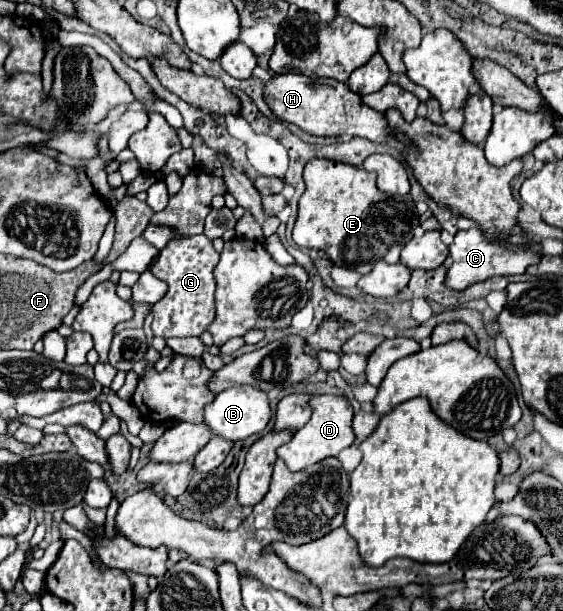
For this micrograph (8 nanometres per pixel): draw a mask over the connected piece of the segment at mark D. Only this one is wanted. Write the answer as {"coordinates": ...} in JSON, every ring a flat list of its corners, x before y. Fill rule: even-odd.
{"coordinates":[[329,394,313,396,313,402,309,402,309,406,313,406,313,414,311,414,309,422,301,430,297,430,287,444,283,444,277,450,277,456,283,458,287,468,293,472,303,470,315,462,321,462,323,458,337,456,343,448,351,446,355,440,355,434,351,428,353,408,343,396,329,396]]}

